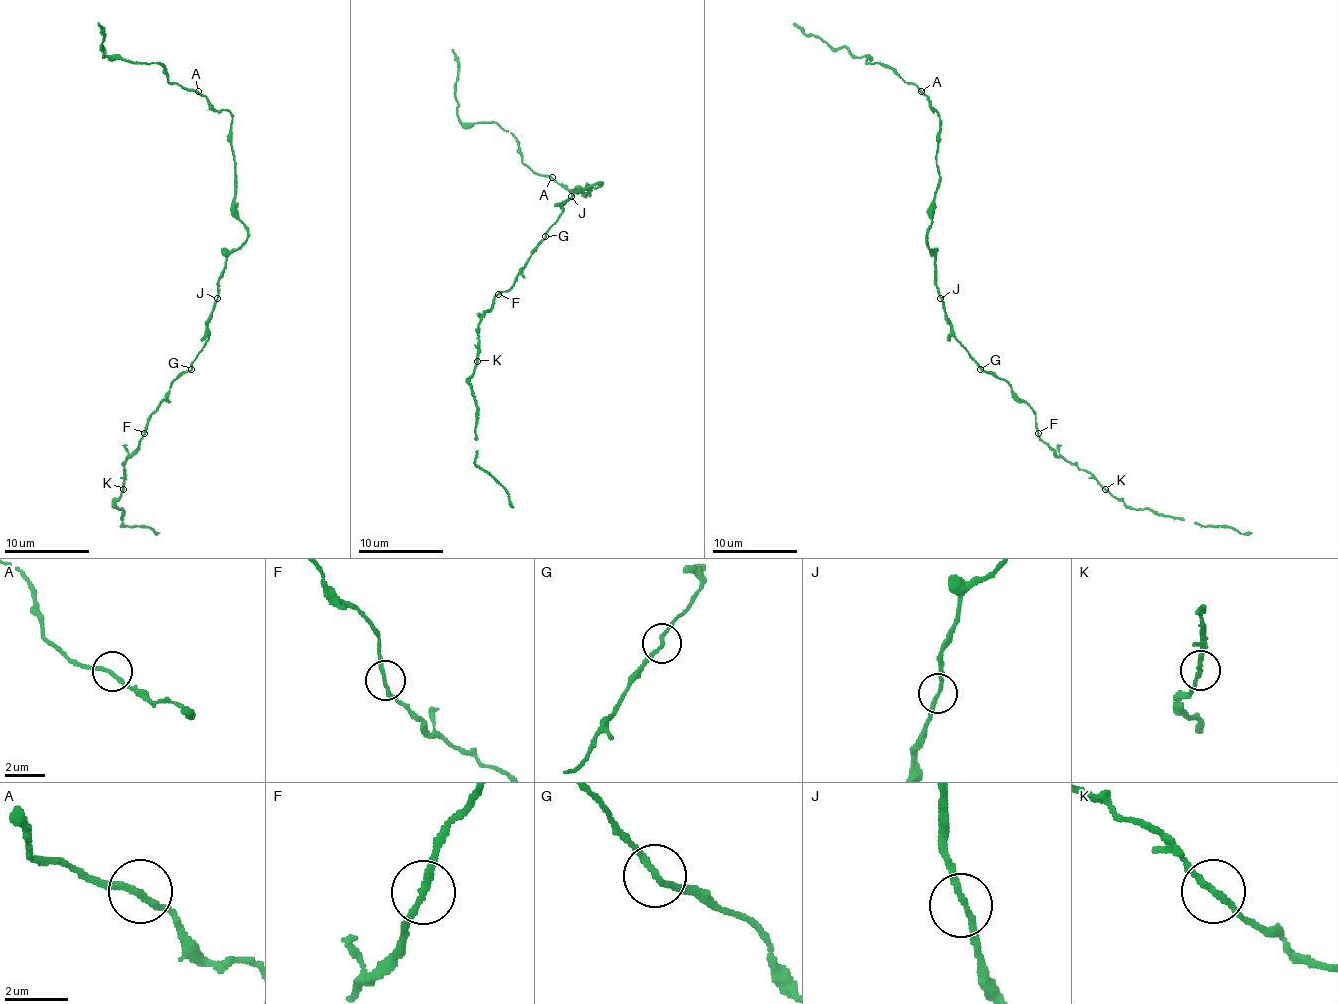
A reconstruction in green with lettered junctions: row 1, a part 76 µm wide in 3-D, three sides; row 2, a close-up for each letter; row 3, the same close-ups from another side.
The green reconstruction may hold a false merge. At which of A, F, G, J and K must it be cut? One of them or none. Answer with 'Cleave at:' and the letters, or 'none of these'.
Cleave at: none of these

